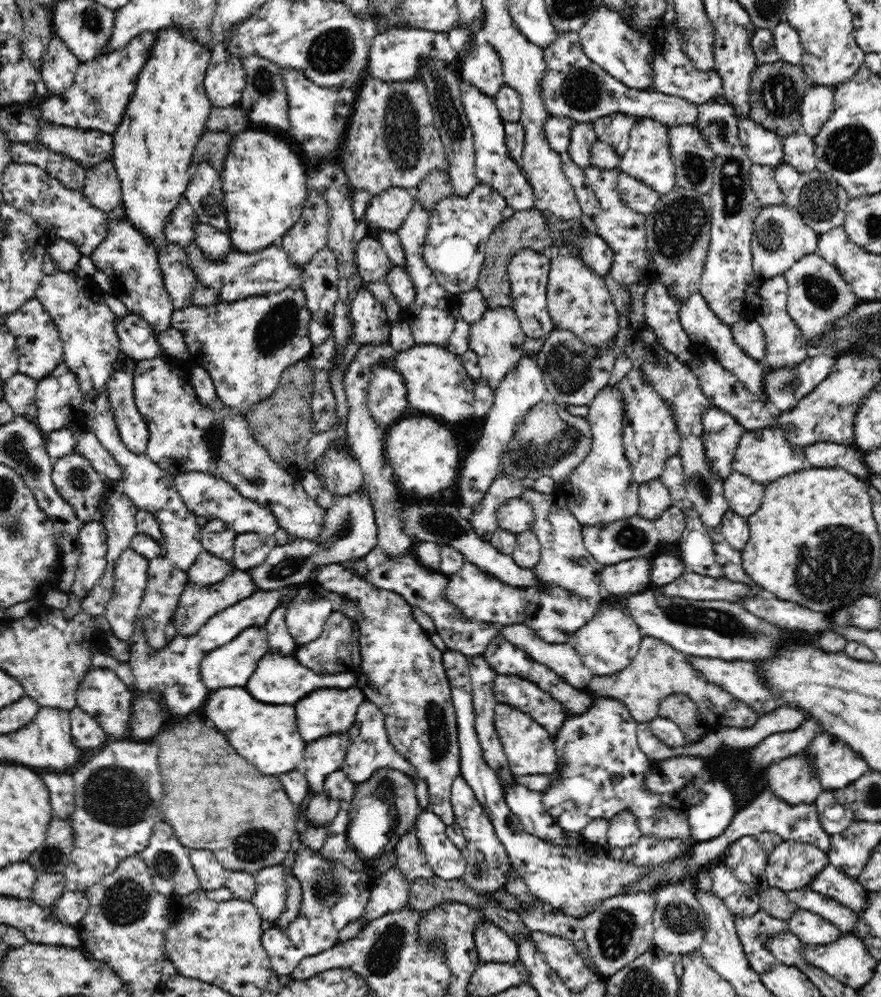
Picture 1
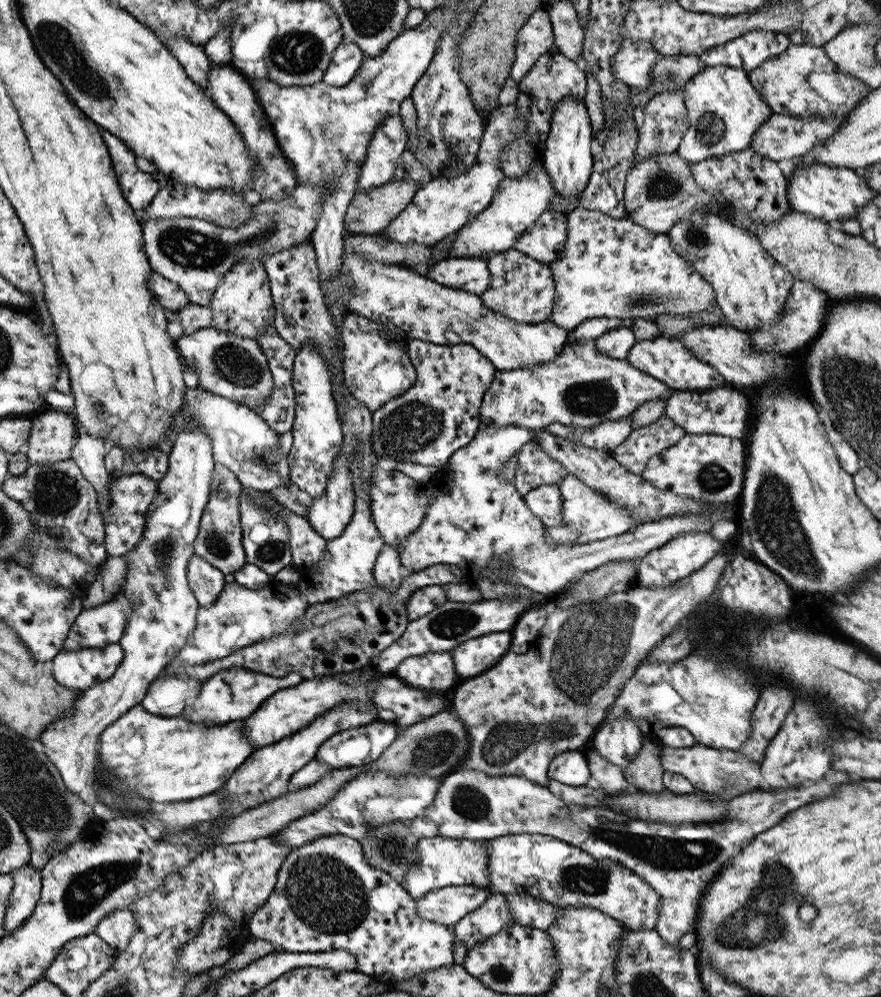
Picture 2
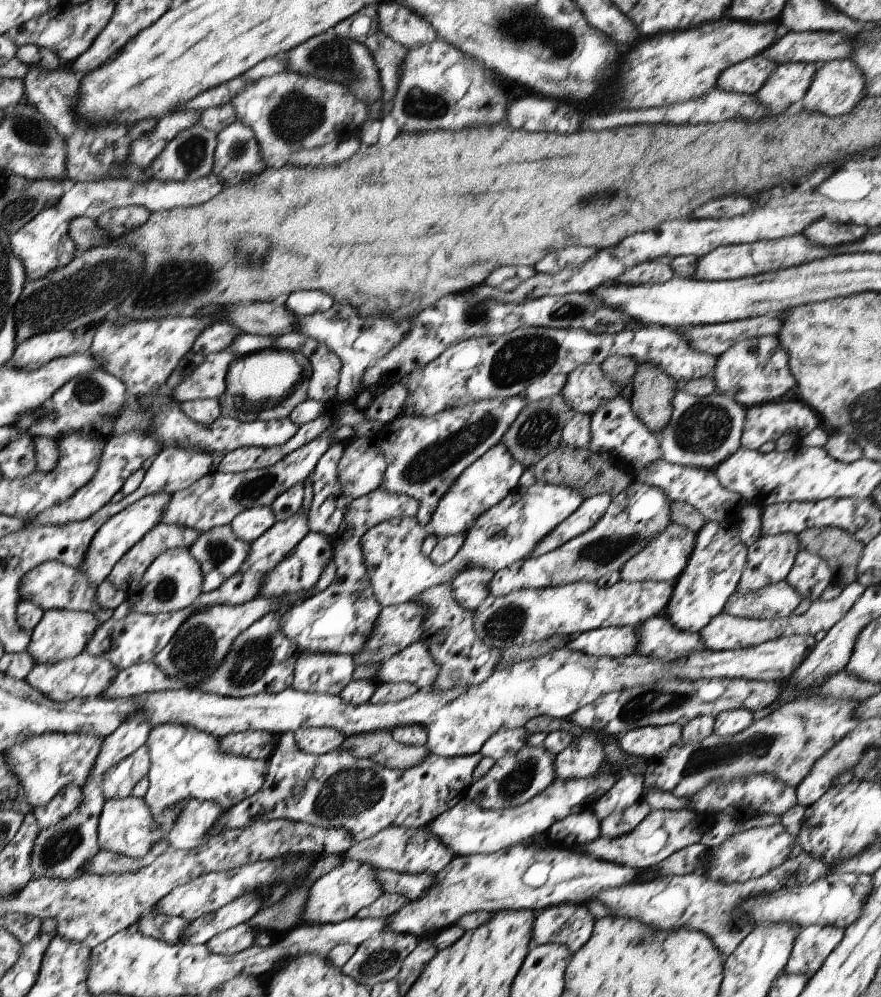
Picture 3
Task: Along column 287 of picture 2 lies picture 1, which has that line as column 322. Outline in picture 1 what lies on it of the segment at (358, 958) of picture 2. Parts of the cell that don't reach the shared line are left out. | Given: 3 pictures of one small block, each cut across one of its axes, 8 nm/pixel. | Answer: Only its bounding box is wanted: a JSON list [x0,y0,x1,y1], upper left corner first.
[261,786,375,977]

